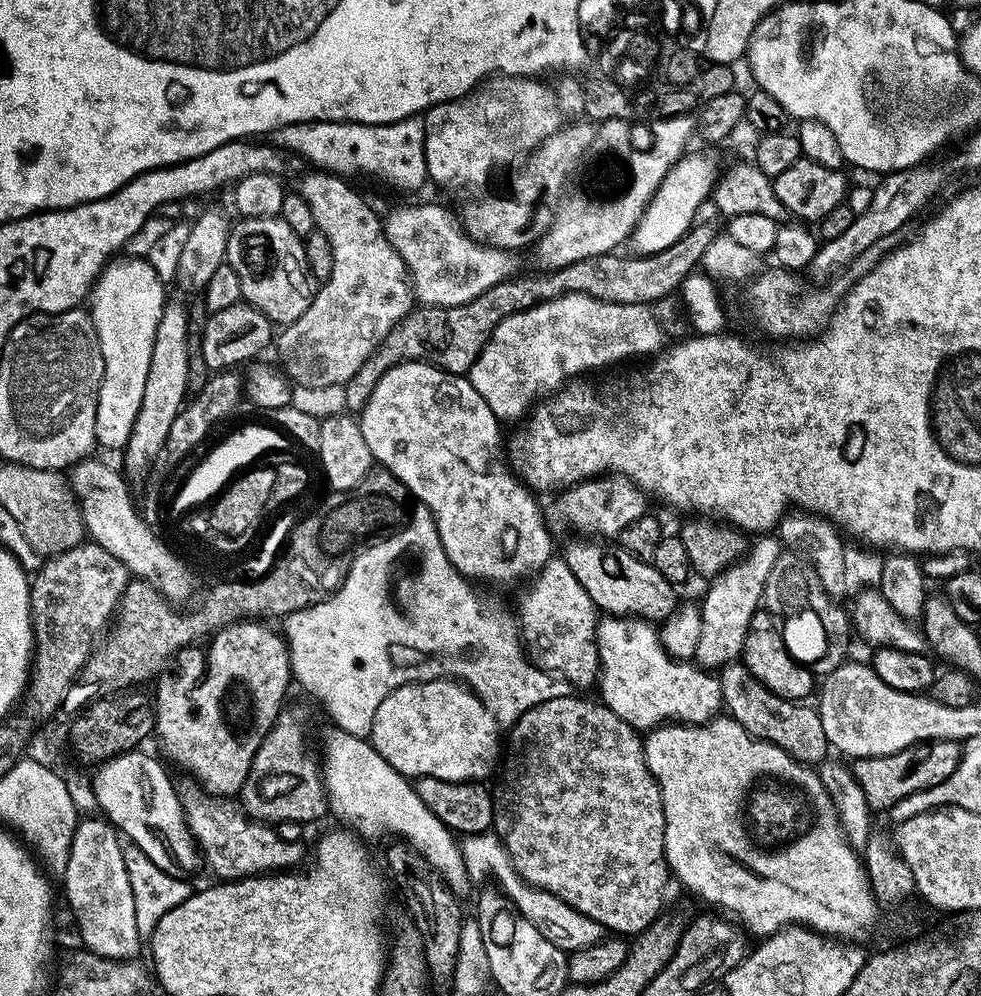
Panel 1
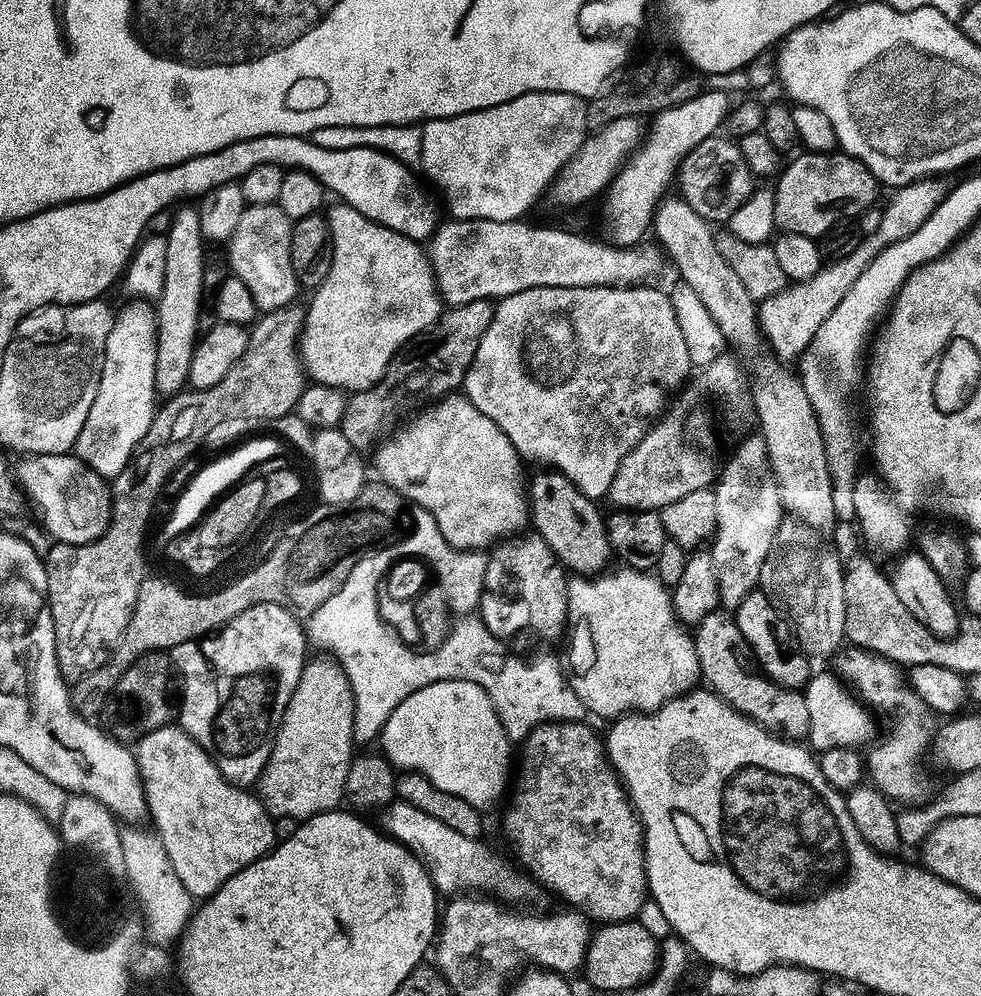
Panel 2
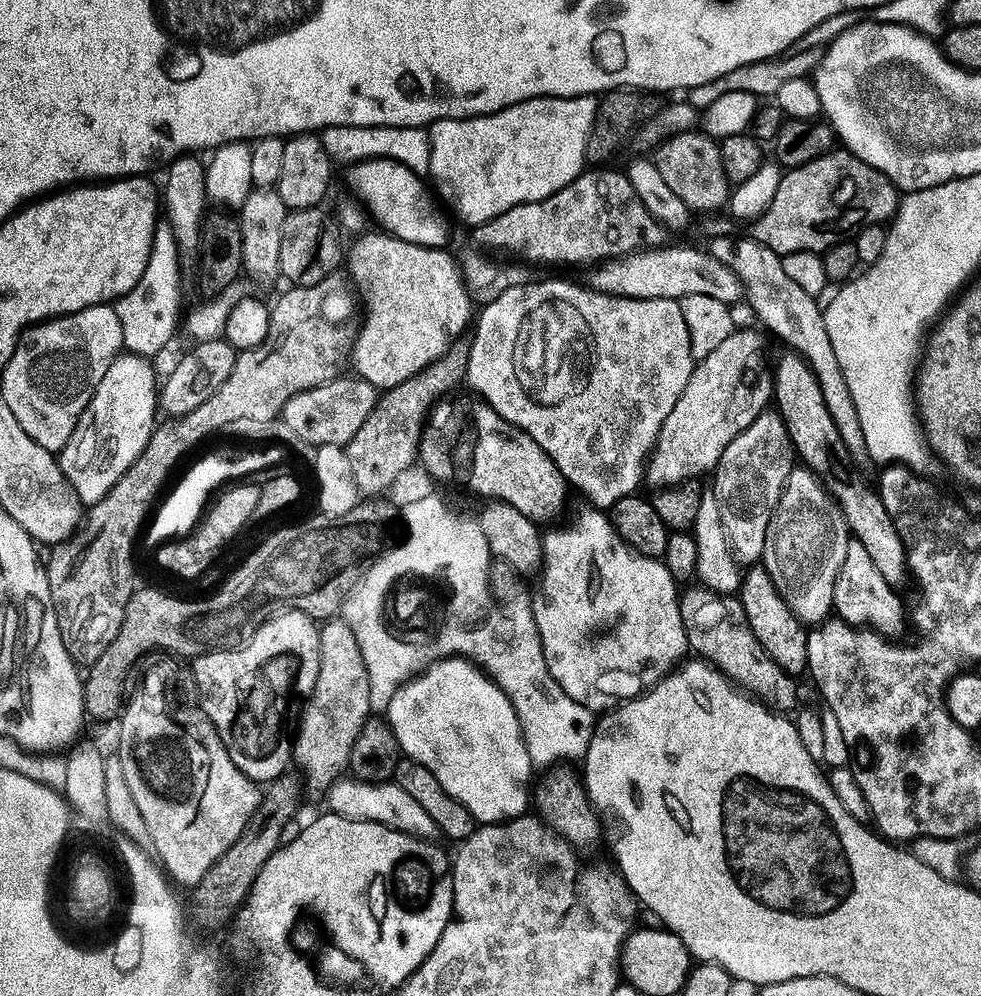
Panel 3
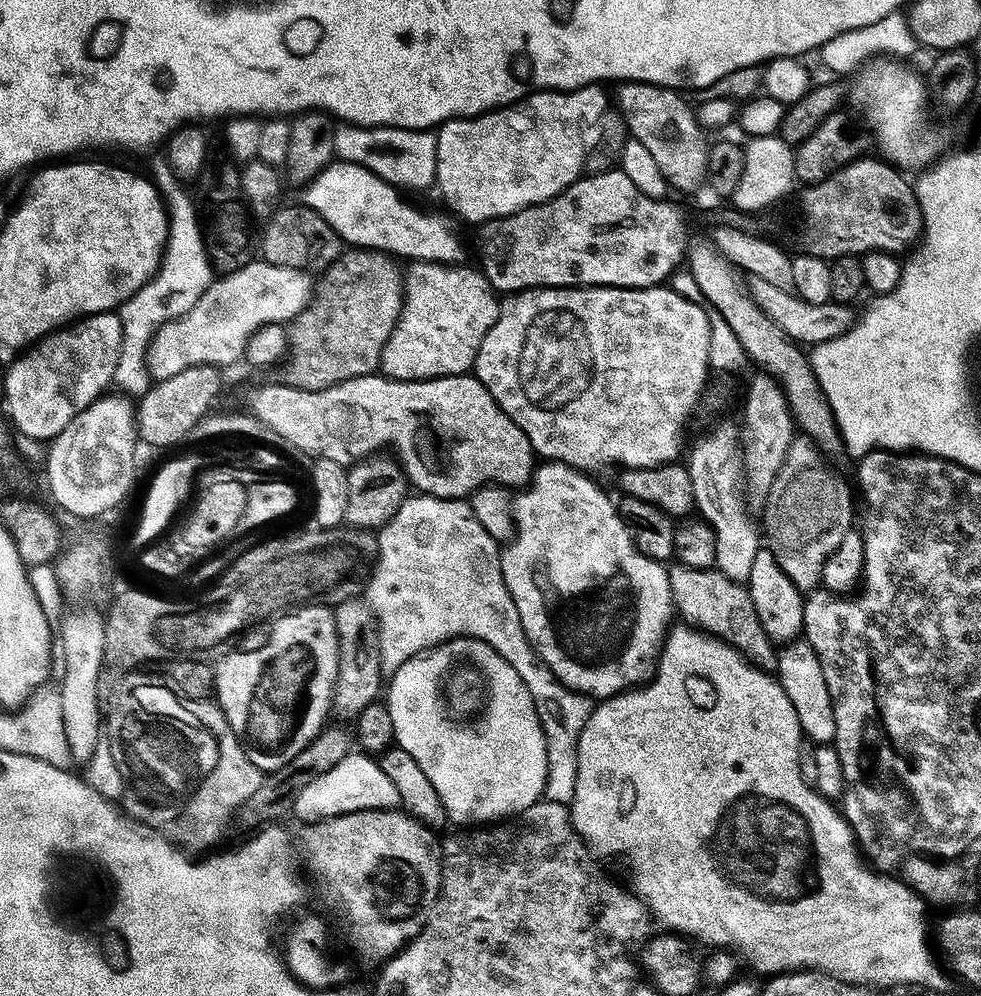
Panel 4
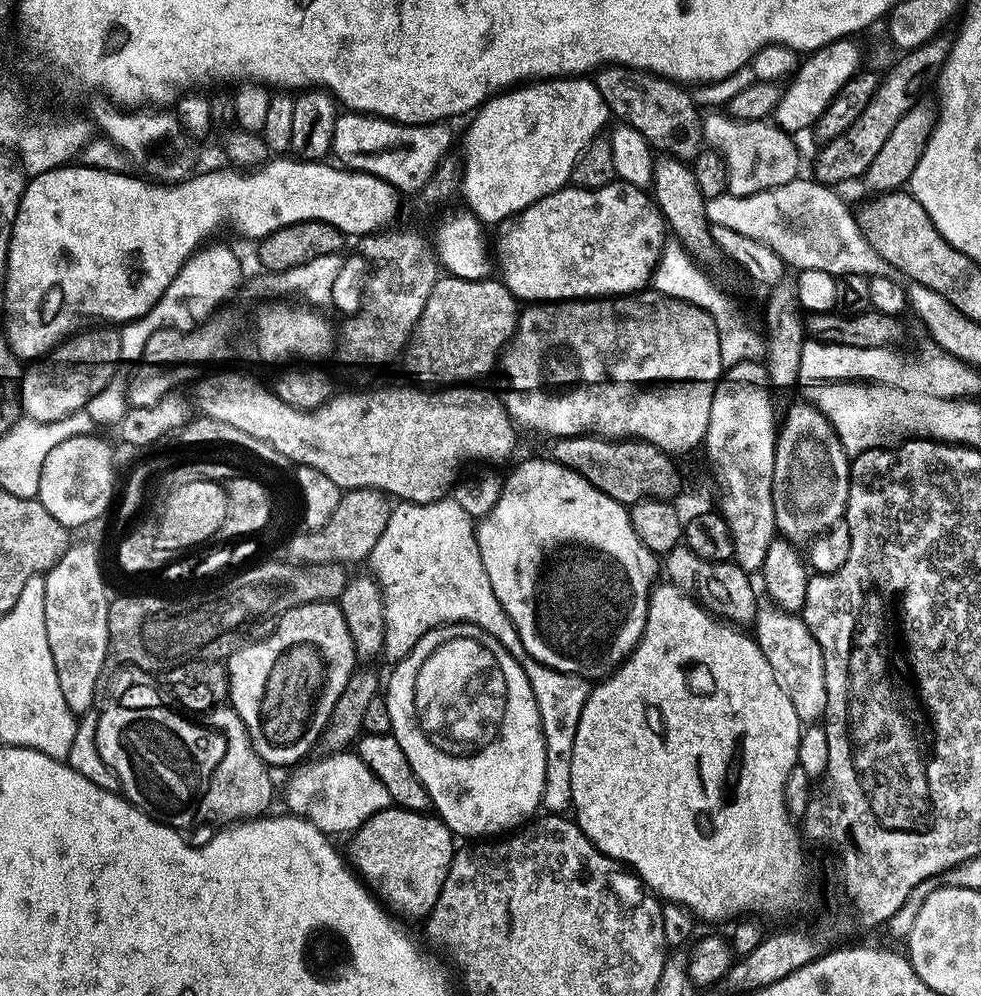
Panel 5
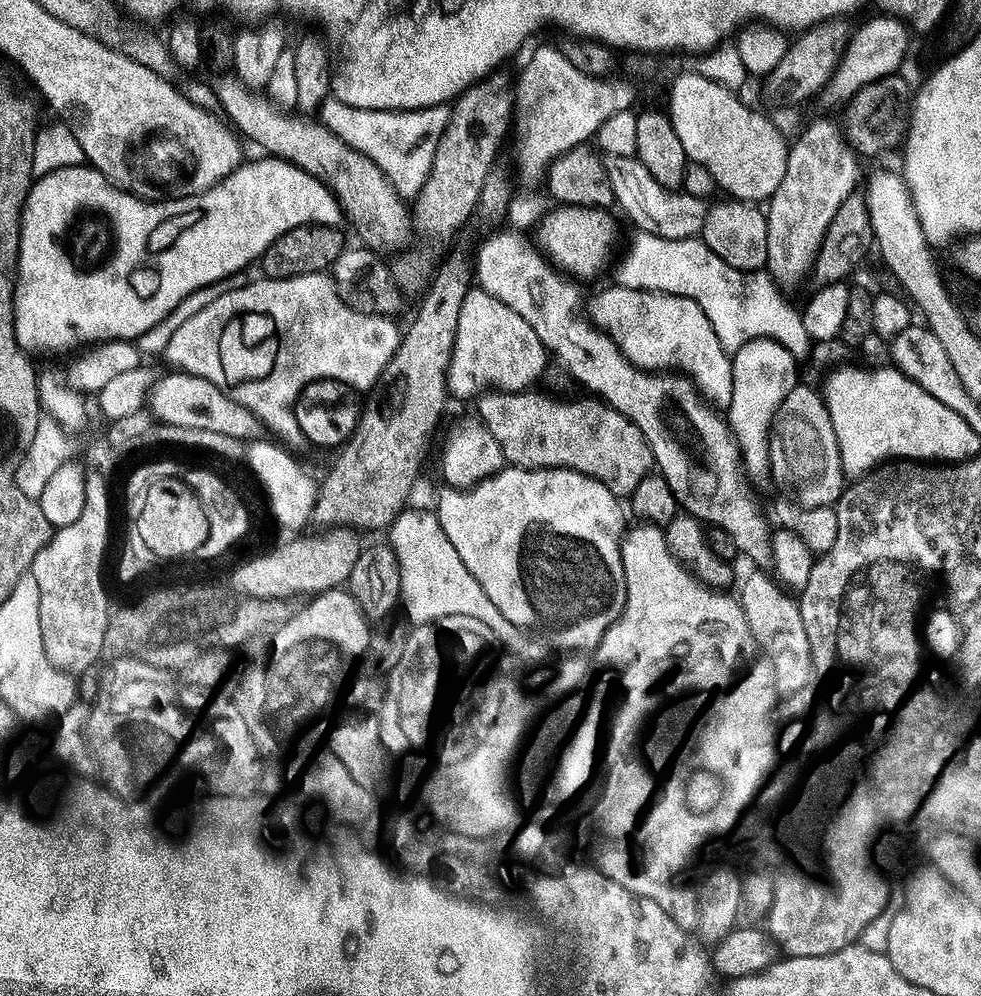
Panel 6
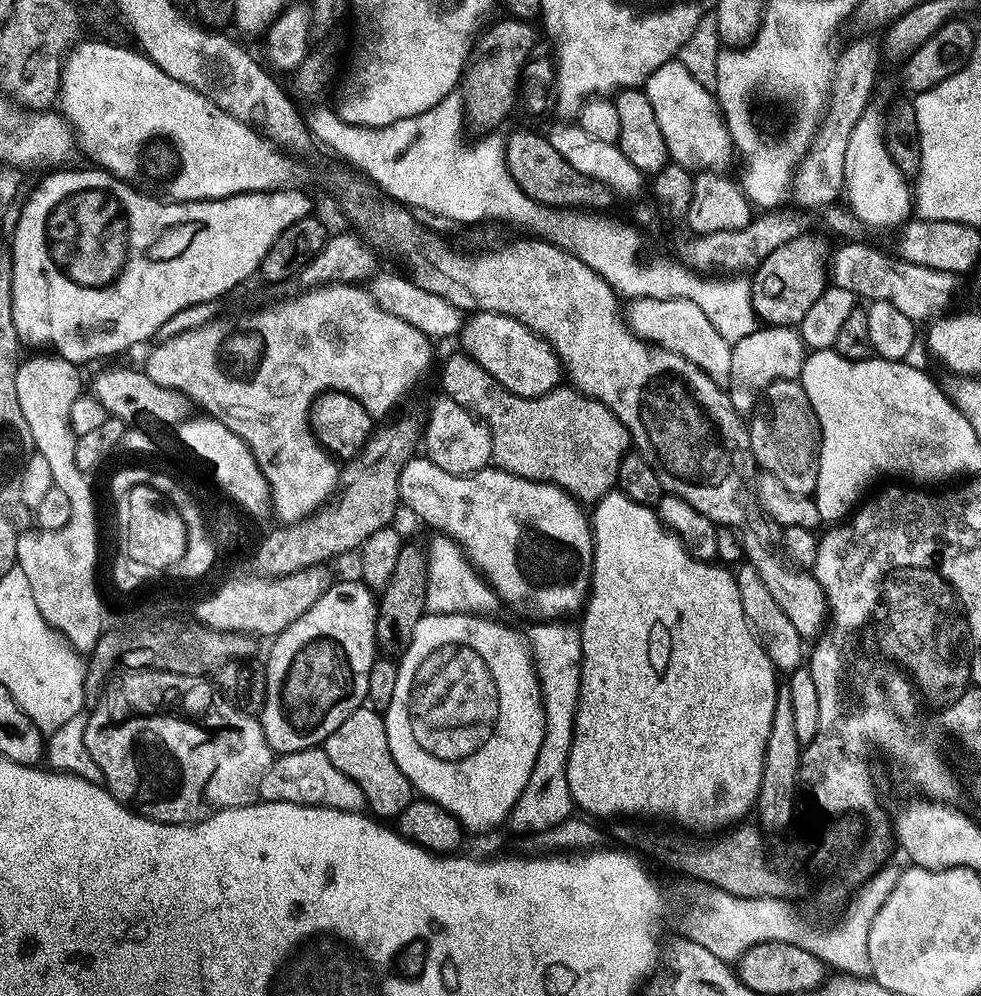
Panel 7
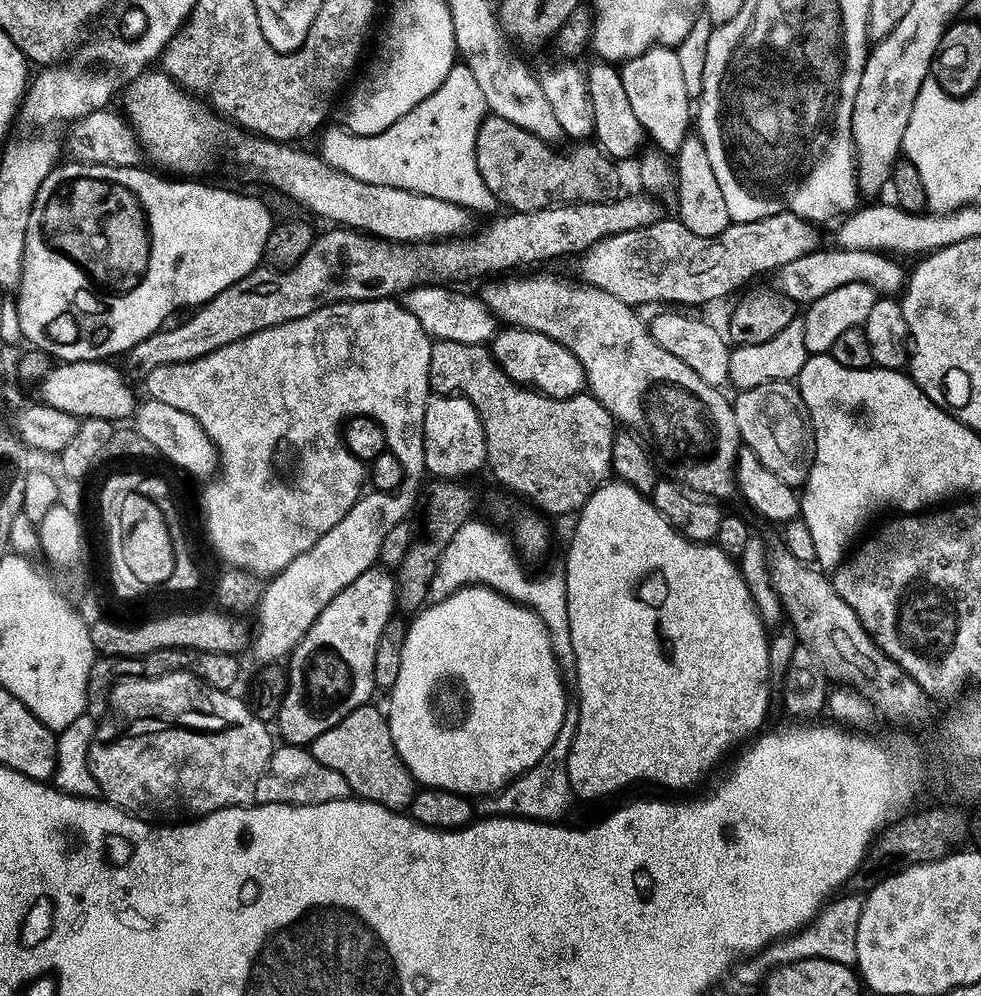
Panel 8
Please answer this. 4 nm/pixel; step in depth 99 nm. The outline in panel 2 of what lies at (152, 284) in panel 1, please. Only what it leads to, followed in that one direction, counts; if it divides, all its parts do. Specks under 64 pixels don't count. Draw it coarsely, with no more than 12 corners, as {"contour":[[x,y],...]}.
{"contour":[[155,309],[113,319],[75,455],[105,478],[155,416]]}

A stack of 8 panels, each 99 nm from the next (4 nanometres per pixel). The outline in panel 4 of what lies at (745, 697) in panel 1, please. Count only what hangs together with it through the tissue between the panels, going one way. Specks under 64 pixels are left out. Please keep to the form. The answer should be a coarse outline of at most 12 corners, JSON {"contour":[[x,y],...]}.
{"contour":[[668,568],[685,625],[775,673],[777,649],[741,581]]}

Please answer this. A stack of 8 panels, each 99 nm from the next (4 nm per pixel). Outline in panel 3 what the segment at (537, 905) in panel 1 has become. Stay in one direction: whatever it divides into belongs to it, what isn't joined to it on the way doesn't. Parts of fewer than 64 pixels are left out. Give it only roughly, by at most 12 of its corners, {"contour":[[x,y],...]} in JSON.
{"contour":[[341,778],[327,811],[432,840],[430,814],[395,782]]}

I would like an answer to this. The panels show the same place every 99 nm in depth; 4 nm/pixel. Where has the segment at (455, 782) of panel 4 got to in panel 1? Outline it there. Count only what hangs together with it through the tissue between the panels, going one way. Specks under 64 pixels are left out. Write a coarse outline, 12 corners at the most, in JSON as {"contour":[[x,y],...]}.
{"contour":[[403,684],[370,741],[407,778],[484,782],[502,732],[471,688]]}

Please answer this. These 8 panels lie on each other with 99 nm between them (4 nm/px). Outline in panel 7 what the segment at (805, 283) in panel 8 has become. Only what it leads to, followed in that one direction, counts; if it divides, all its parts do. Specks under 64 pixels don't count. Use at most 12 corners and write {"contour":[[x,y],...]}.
{"contour":[[858,241],[833,253],[835,287],[914,322],[949,311],[957,273],[900,267]]}

